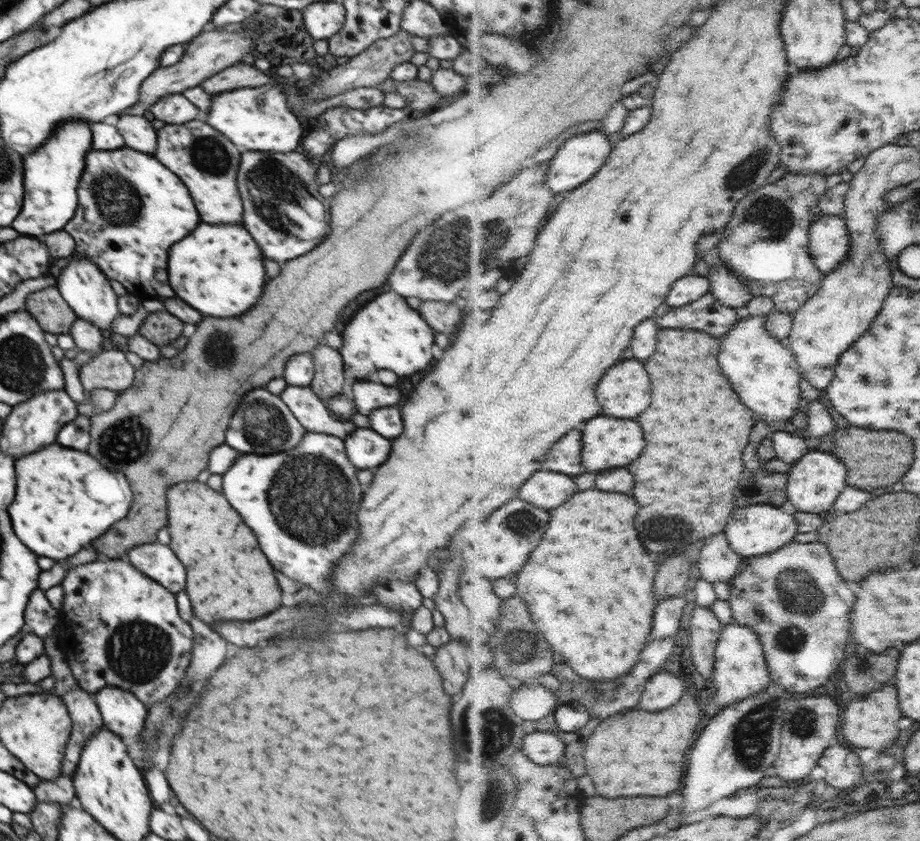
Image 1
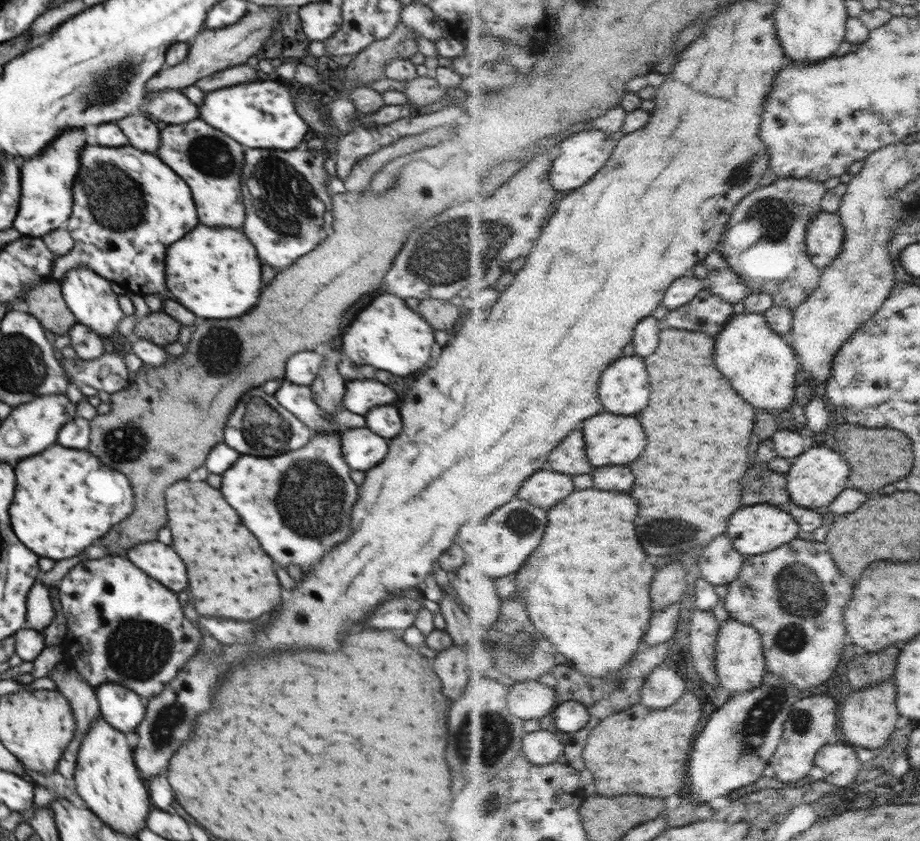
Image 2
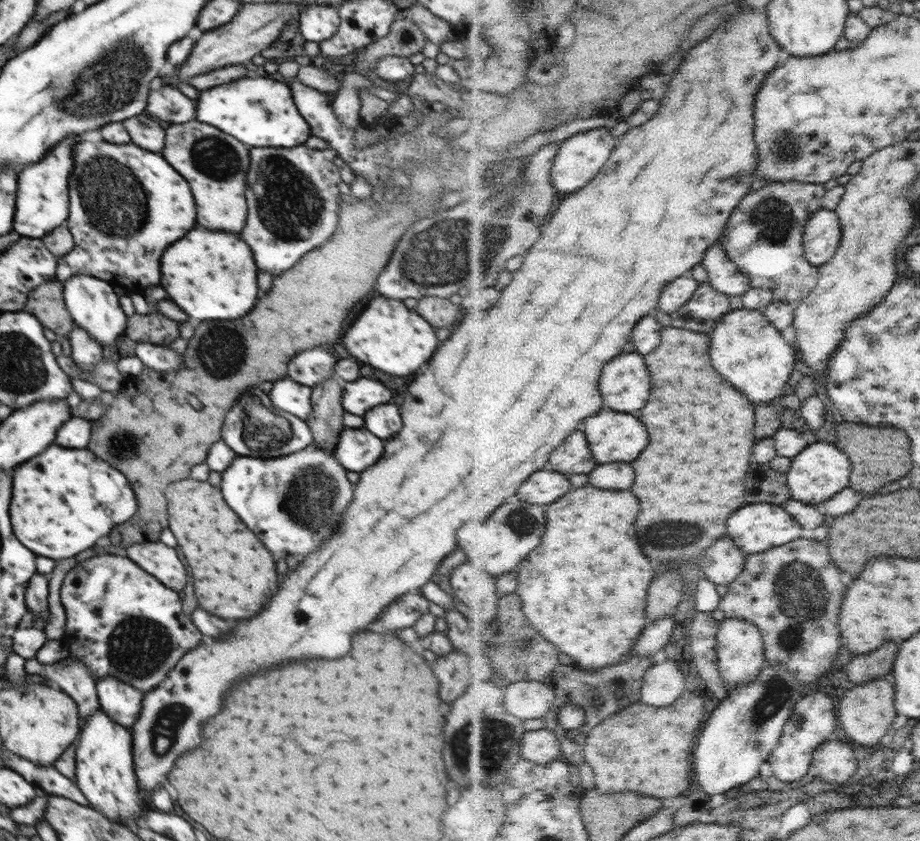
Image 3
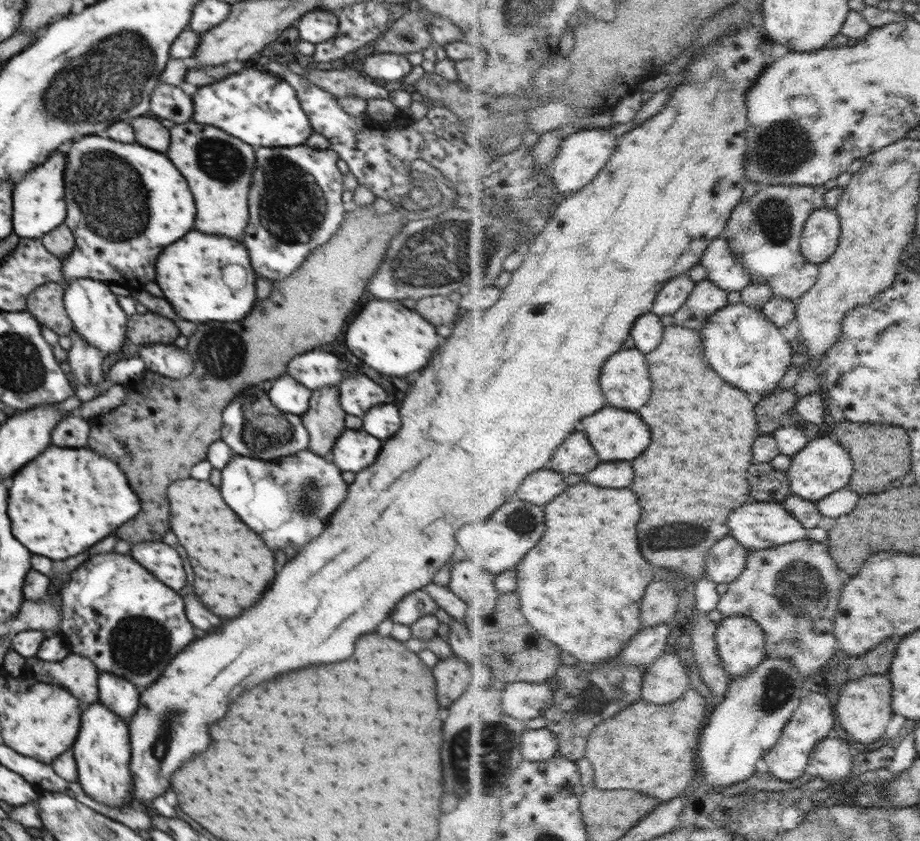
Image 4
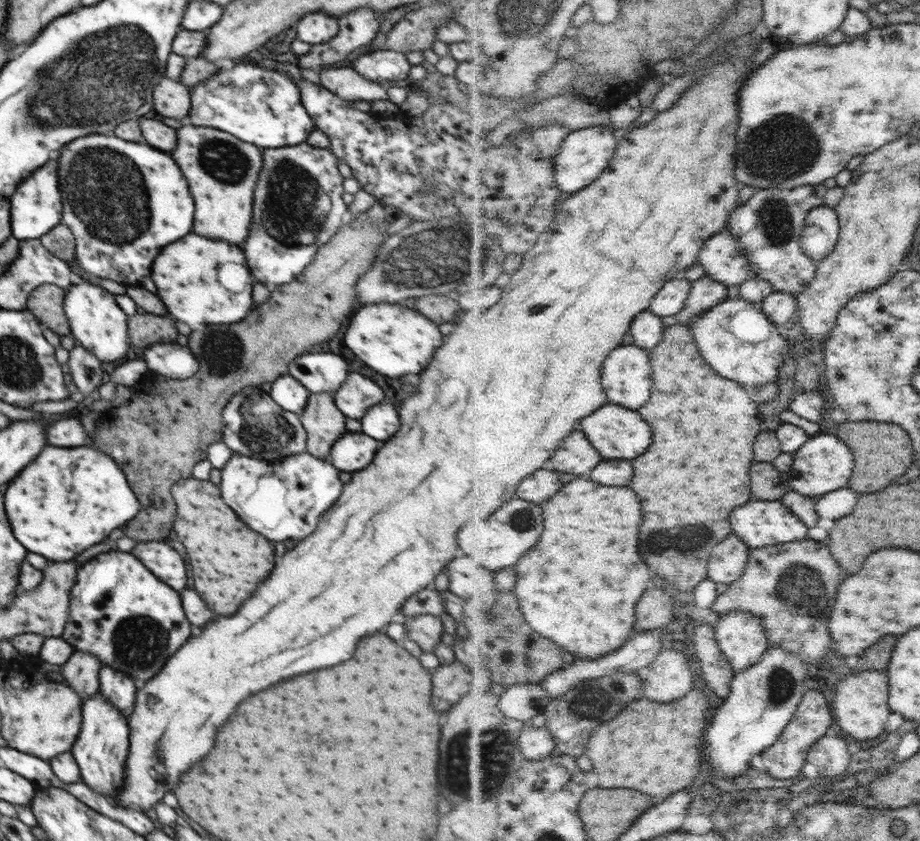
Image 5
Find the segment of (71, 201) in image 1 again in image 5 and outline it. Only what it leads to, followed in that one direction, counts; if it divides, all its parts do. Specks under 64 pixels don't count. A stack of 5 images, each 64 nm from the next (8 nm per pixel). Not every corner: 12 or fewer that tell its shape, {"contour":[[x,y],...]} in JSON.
{"contour":[[58,160],[8,198],[12,234],[40,239],[62,218]]}

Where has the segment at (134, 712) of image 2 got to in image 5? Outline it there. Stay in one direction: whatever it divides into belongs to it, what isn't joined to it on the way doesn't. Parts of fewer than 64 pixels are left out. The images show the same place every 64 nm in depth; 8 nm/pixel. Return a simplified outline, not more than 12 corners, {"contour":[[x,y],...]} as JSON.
{"contour":[[109,666],[101,668],[99,692],[120,713],[134,708],[139,684]]}

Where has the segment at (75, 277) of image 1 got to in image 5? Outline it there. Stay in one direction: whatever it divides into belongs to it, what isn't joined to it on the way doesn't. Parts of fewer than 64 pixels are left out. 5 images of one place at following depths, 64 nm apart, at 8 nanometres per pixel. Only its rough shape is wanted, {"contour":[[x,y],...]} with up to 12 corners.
{"contour":[[74,280],[71,336],[101,362],[126,360],[129,316],[115,295]]}

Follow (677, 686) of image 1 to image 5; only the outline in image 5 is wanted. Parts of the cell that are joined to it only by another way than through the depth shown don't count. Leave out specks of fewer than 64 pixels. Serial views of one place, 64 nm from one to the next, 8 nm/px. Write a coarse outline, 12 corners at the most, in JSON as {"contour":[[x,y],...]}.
{"contour":[[664,649],[648,667],[644,695],[670,703],[695,689],[684,652]]}

